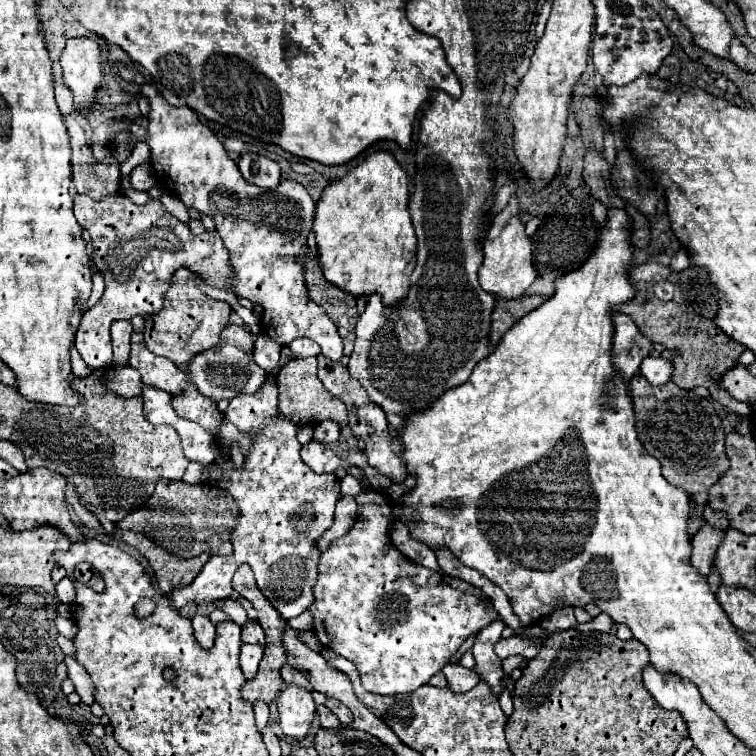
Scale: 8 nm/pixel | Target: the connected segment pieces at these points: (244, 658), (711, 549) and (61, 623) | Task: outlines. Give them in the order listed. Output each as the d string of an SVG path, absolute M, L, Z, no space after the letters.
M244 644L242 652L240 652L240 666L246 678L252 678L258 670L258 664L262 660L262 648L254 646L254 644Z
M704 522L700 534L696 534L696 538L692 540L692 544L694 544L694 550L692 550L692 566L702 576L708 576L710 574L714 554L718 550L718 546L722 544L724 534L726 534L724 528L714 528L712 524Z
M57 616L55 619L55 625L58 632L69 639L73 639L78 632L78 627L72 619Z

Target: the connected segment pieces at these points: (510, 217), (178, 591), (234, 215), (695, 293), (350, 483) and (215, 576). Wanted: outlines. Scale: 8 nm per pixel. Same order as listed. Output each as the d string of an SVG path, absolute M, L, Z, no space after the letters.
M512 194L510 202L502 212L492 218L492 226L484 240L484 262L480 266L480 286L500 298L520 298L534 282L536 270L532 266L532 242L526 234L524 222L520 220L520 202Z
M186 586L174 588L170 594L166 594L166 598L172 602L172 606L174 606L176 610L180 610L182 606L186 606Z
M144 84L142 94L150 100L148 146L156 178L174 192L186 208L192 206L214 220L232 256L236 296L248 298L264 308L260 318L262 330L280 346L288 346L292 340L306 336L322 348L324 356L340 360L344 352L338 328L332 318L328 318L326 310L308 298L308 286L304 282L308 234L316 214L316 202L306 188L294 180L280 180L272 190L252 186L244 180L216 134L202 124L194 110L188 106L170 106L152 84Z
M646 262L642 266L634 266L630 270L630 278L636 284L638 292L636 298L624 304L620 310L630 314L640 326L642 334L646 334L652 342L660 342L676 354L672 360L676 368L672 382L686 390L692 386L706 386L714 400L732 410L740 420L748 420L752 412L750 406L732 398L730 392L722 386L724 372L738 366L738 358L746 348L714 324L718 314L718 288L710 282L708 270L690 266L682 272L674 272L670 266Z
M354 476L342 478L342 496L352 496L356 498L362 492L362 484Z
M268 380L254 394L232 398L224 412L230 422L238 422L240 430L256 432L256 440L240 470L230 460L218 460L216 466L208 466L204 478L234 496L240 508L240 520L232 532L234 552L228 556L232 566L204 566L192 584L232 584L236 562L246 562L256 576L258 588L276 606L280 616L292 618L308 610L314 602L312 588L318 580L320 560L316 540L334 522L340 480L336 474L316 474L302 462L300 442L296 438L298 428L288 420L274 420L276 396L276 384Z

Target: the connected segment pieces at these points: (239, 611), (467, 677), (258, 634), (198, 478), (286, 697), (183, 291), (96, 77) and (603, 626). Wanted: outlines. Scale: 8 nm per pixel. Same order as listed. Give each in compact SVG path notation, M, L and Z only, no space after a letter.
M228 598L228 600L224 600L224 602L216 602L216 606L218 606L220 610L224 610L224 612L228 614L228 618L234 620L236 624L240 624L240 626L247 620L246 610L240 606L238 602L234 602L232 598Z
M448 664L448 666L444 666L442 672L448 680L448 686L454 692L468 692L478 684L478 674L474 674L474 670L468 670L460 664Z
M248 620L244 626L242 626L242 640L244 642L258 642L258 644L264 644L264 634L260 630L260 626L254 622L254 620Z
M190 462L182 480L184 480L184 482L188 482L188 484L210 484L208 480L204 480L204 478L202 478L202 476L204 476L204 470L206 470L206 466L196 464L196 462Z
M284 686L276 704L282 732L288 738L300 742L308 734L314 720L316 704L312 700L312 694L308 690L300 690L298 686Z
M180 268L172 276L172 286L164 298L162 310L146 318L145 345L154 354L162 354L180 364L180 368L186 368L192 354L198 354L200 350L206 350L208 346L218 342L220 332L228 324L230 312L232 308L228 302L214 300L202 292L202 288L196 284L194 272Z
M70 38L60 56L64 82L74 94L74 106L92 110L104 78L100 44L90 38Z
M601 612L598 616L592 618L587 623L578 623L576 630L580 632L598 631L604 633L610 633L613 627L613 621L606 613Z

